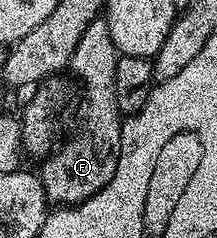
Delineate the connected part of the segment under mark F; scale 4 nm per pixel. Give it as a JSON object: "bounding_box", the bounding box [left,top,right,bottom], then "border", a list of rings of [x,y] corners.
{"bounding_box":[40,18,124,206],"border":[[[102,18],[93,20],[76,44],[68,68],[82,83],[82,121],[63,148],[61,145],[41,161],[40,179],[51,205],[69,206],[92,198],[92,194],[108,186],[112,174],[116,172],[124,119],[116,102],[116,62],[119,55],[118,47],[112,42],[112,34],[108,34],[108,26]]]}

